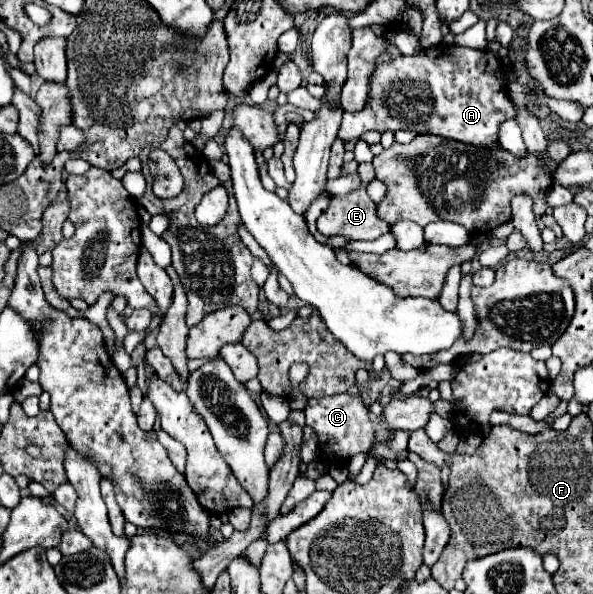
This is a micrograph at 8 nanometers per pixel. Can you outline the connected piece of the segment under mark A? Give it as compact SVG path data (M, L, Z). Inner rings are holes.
M441 43L429 51L421 49L417 55L399 55L375 67L369 87L369 103L357 113L343 113L339 127L343 141L359 139L365 131L409 129L421 135L429 133L479 147L495 147L499 143L499 123L513 117L501 63L489 51Z

